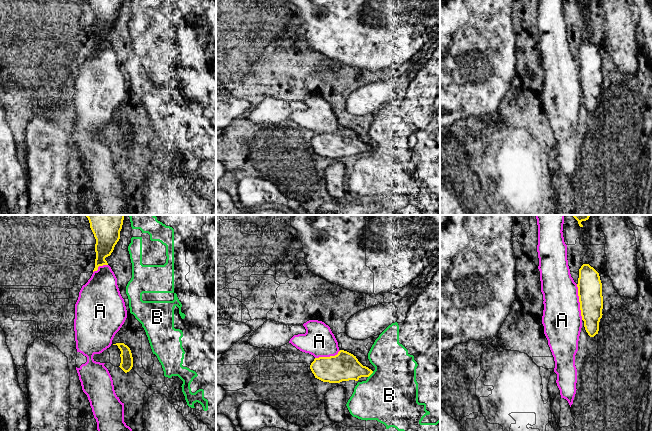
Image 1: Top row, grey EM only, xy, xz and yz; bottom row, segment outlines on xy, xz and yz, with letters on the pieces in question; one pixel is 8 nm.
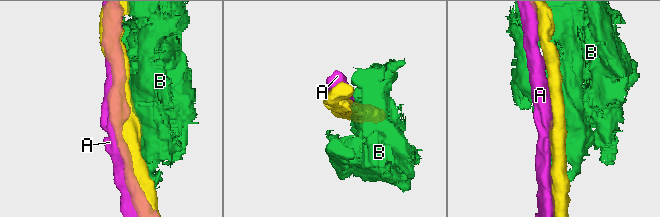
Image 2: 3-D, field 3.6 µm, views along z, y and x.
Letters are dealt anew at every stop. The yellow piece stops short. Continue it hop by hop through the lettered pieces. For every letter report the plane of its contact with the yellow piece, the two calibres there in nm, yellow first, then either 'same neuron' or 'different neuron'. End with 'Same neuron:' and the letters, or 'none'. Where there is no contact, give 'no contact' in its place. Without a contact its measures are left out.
A: yz | 190/320 nm | different neuron
B: xz | 240/440 nm | different neuron
Same neuron: none

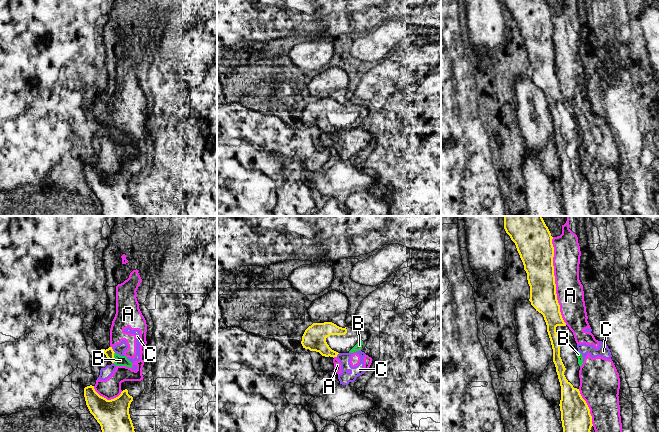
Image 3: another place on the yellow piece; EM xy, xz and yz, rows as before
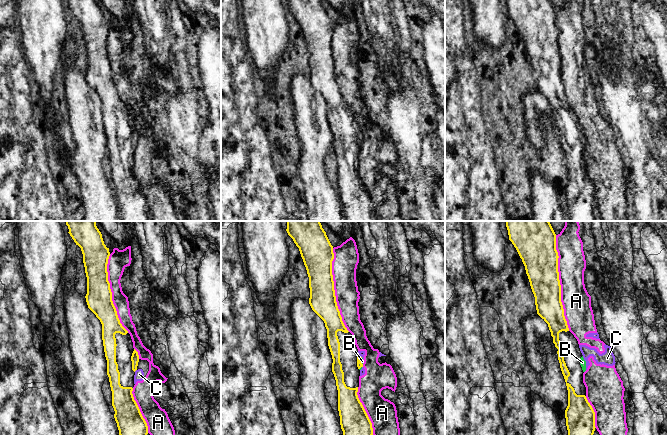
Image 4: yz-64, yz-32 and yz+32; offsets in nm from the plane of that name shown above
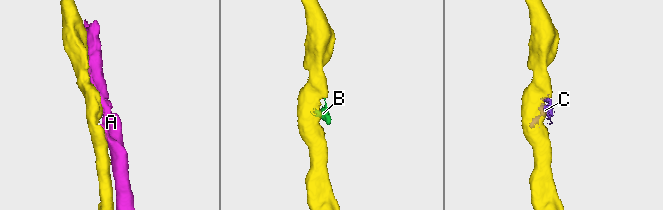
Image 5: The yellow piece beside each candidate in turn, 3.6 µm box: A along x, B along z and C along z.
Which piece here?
A: yz | 260/220 nm | different neuron
B: xy | 70/80 nm | same neuron
C: xy | 70/80 nm | different neuron
Same neuron: B

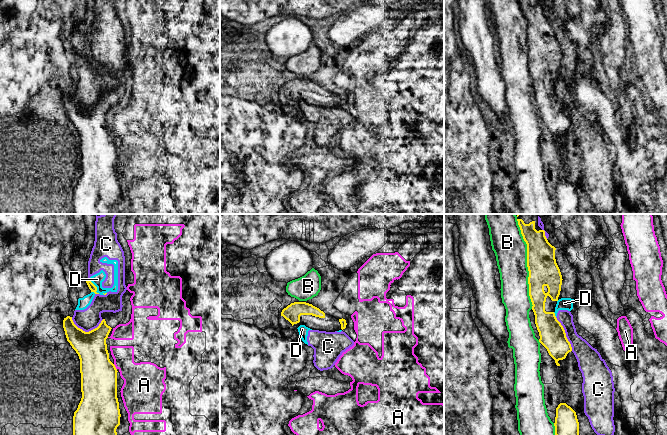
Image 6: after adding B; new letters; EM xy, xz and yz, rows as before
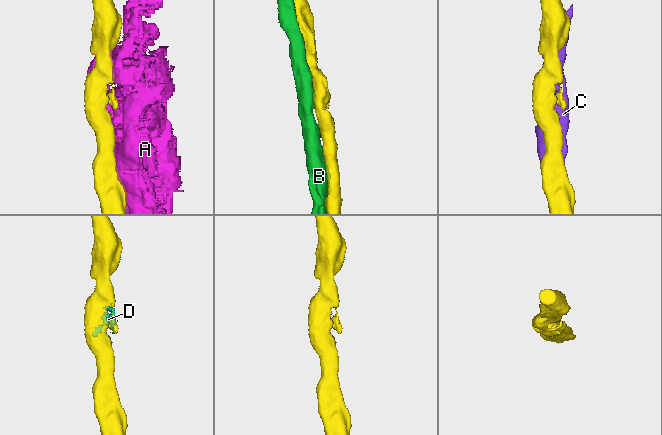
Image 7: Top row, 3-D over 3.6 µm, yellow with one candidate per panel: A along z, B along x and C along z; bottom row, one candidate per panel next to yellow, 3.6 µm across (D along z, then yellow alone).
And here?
A: xy | 280/300 nm | different neuron
B: yz | 240/260 nm | different neuron
C: xy | 240/180 nm | different neuron
D: xy | 60/90 nm | different neuron
Same neuron: none

